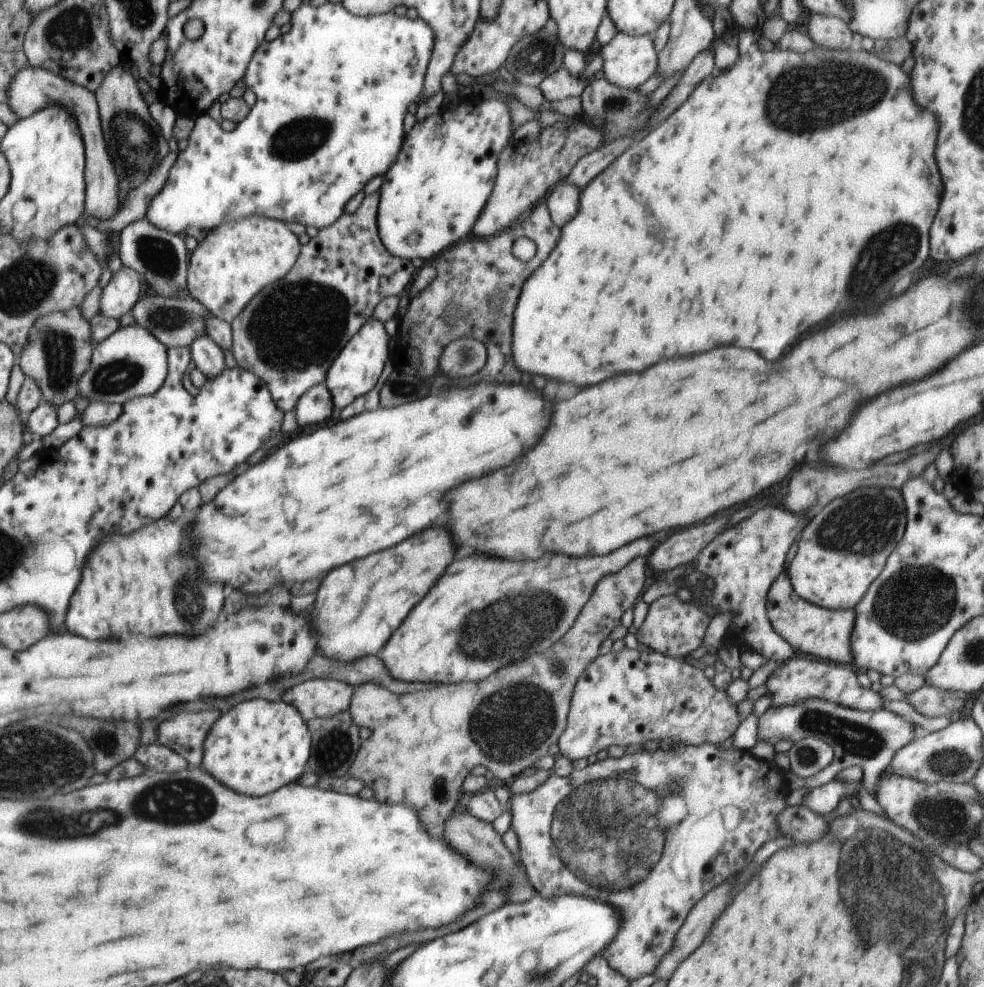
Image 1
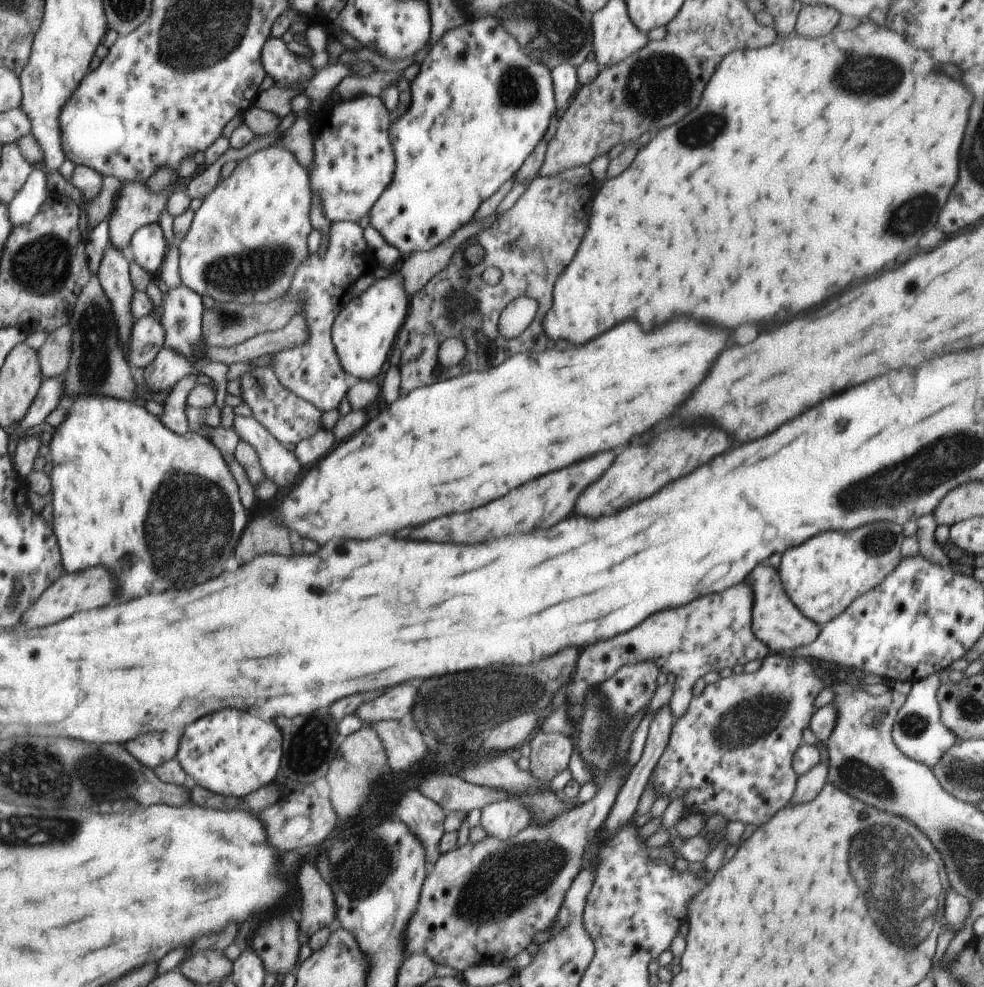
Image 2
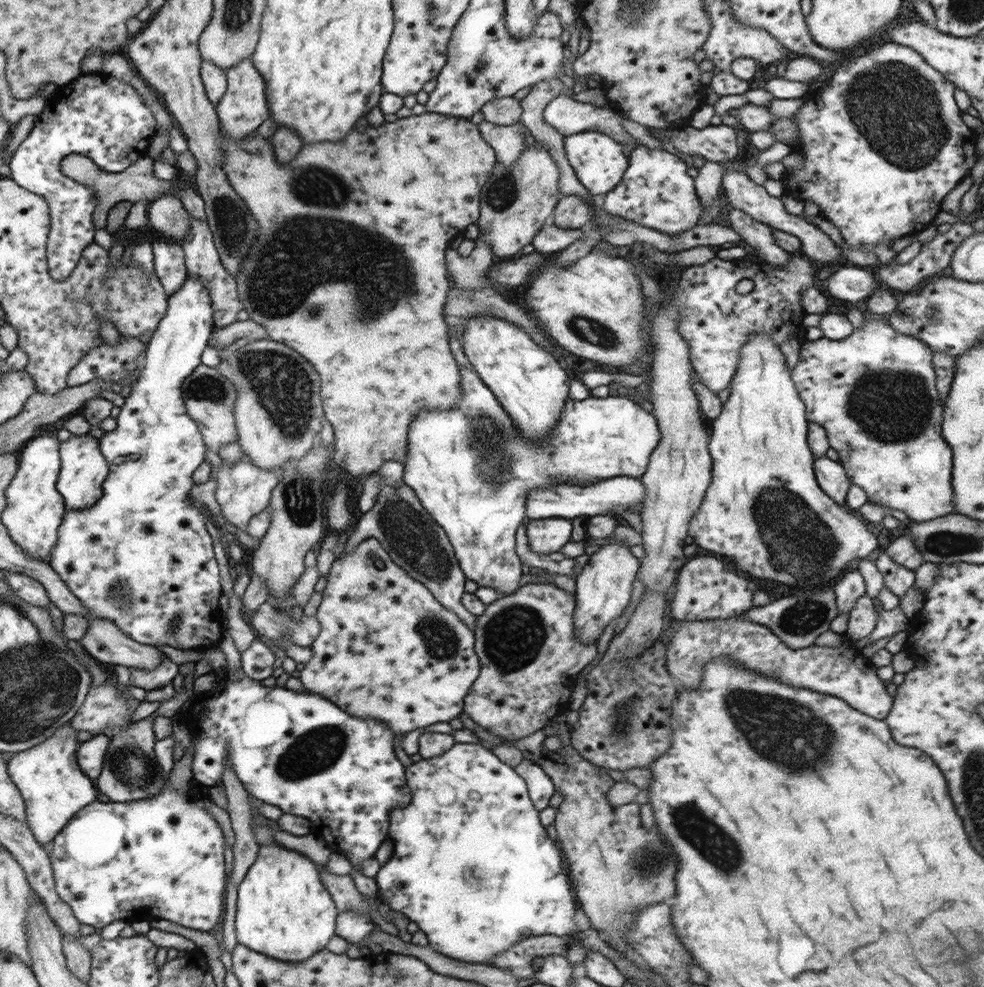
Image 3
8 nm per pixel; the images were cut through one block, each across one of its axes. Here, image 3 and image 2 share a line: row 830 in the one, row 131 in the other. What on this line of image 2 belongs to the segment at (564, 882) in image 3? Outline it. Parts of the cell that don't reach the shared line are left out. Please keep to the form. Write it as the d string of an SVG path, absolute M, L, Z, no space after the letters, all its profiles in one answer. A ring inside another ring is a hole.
M487 14L466 20L445 32L428 52L415 78L406 82L411 101L405 114L389 126L395 156L392 182L369 212L370 225L401 254L438 246L460 227L472 222L478 207L488 200L536 149L556 115L551 69L522 50L501 25L501 18Z

